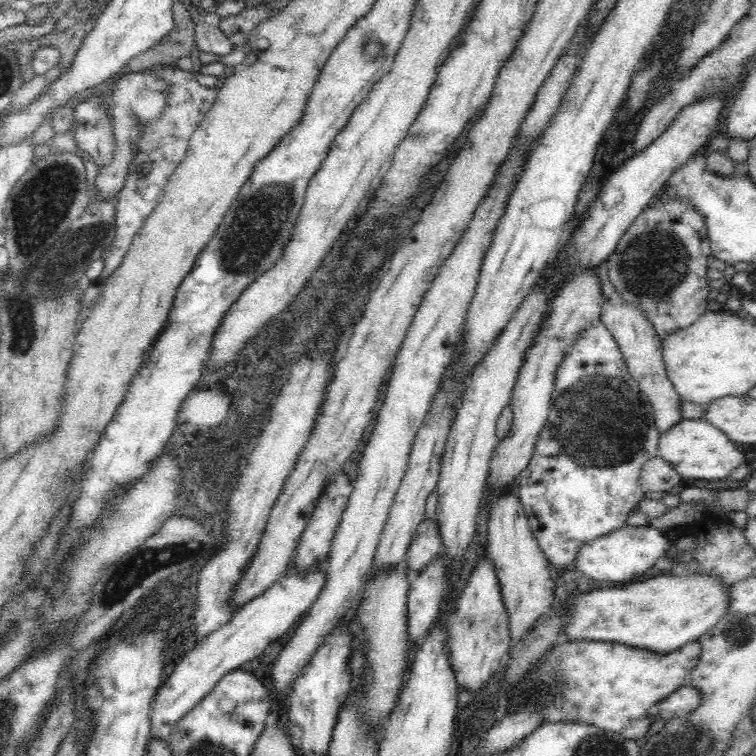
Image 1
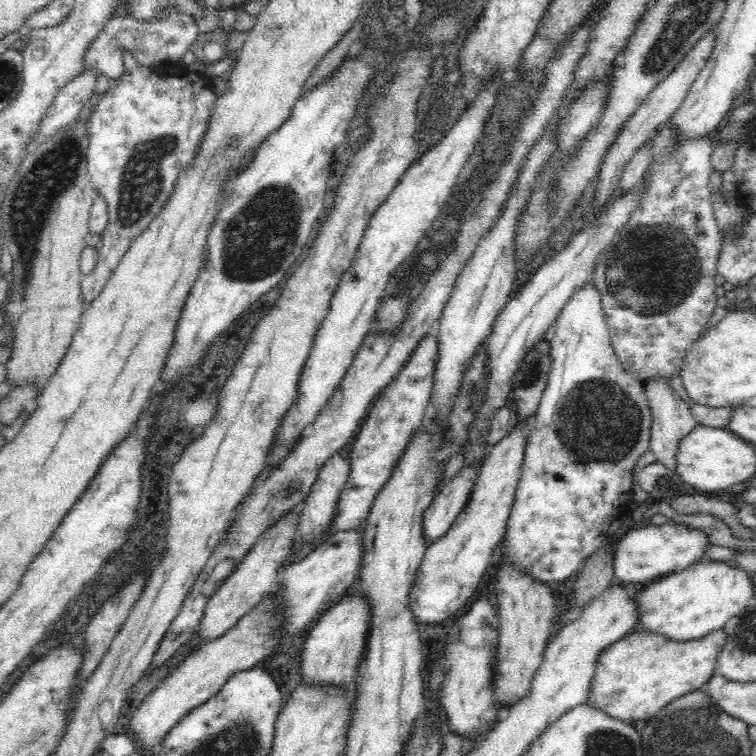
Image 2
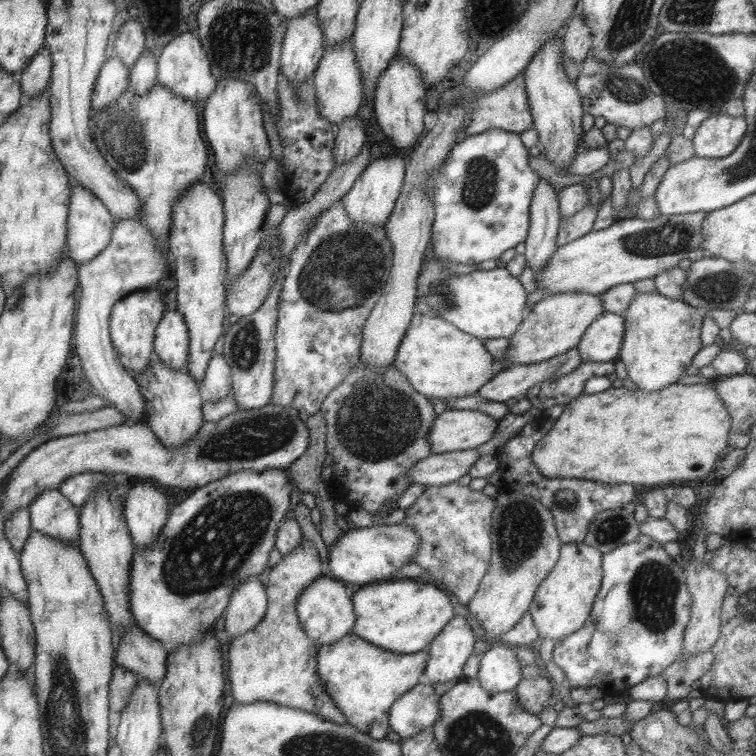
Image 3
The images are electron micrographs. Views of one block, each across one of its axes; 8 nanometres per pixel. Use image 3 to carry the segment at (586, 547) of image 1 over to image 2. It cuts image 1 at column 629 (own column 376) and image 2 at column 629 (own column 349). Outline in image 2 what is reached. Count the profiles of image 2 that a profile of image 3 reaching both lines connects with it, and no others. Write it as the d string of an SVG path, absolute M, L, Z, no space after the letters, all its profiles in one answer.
M682 524L644 525L637 529L625 528L616 540L616 548L612 554L613 576L617 582L634 585L638 582L657 579L668 575L672 569L680 566L686 568L704 559L704 550L711 546L708 539L698 530Z

